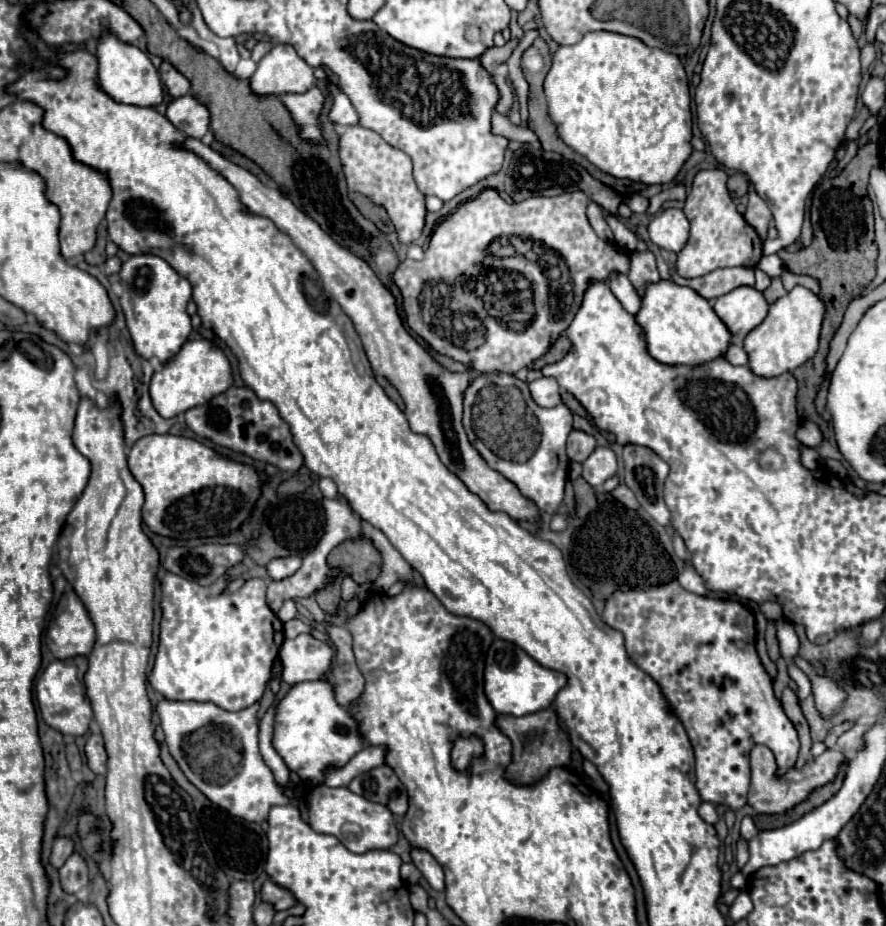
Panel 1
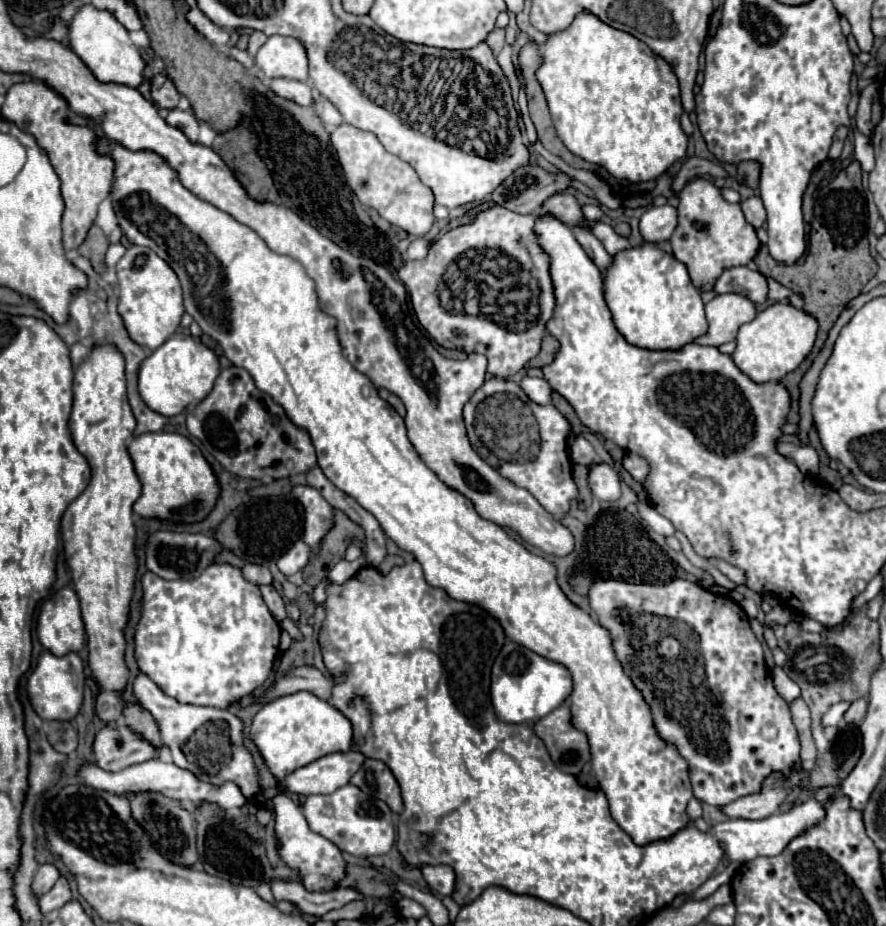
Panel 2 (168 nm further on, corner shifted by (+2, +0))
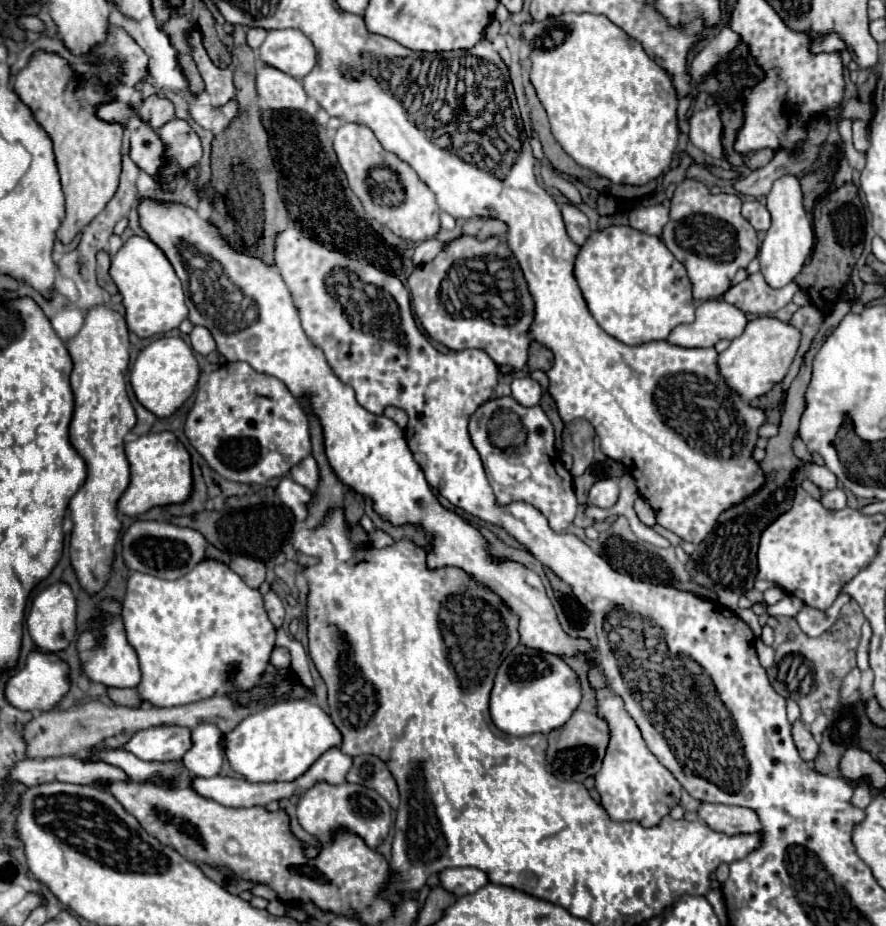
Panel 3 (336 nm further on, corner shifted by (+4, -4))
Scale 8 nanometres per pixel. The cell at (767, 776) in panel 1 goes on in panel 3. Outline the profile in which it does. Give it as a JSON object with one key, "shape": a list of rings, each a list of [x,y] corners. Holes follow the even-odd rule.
{"shape":[[[701,803],[697,815],[713,829],[725,835],[739,833],[757,833],[761,829],[759,817],[755,811],[745,807],[727,807],[715,803]]]}

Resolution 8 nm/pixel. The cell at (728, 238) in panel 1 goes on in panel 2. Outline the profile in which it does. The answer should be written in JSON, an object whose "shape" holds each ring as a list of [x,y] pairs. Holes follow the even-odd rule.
{"shape":[[[693,179],[679,193],[679,225],[671,237],[675,259],[679,259],[701,291],[709,291],[723,269],[747,265],[759,251],[759,239],[751,223],[743,217],[739,205],[731,205],[723,199],[721,189],[707,179]]]}

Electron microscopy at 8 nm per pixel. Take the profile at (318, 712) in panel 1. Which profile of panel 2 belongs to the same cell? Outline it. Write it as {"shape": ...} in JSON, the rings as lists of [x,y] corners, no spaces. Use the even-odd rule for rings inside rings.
{"shape":[[[297,691],[295,695],[283,695],[267,703],[253,719],[251,737],[273,777],[283,779],[291,771],[305,767],[323,755],[349,751],[353,729],[351,721],[339,709],[309,691]]]}

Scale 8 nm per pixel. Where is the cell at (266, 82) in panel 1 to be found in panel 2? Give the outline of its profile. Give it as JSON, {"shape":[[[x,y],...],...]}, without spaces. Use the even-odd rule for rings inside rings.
{"shape":[[[273,35],[267,43],[257,51],[255,65],[263,71],[267,79],[295,79],[307,81],[307,53],[301,41],[295,37]]]}

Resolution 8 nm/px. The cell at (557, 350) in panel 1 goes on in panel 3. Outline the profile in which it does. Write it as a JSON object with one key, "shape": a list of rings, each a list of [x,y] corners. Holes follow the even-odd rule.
{"shape":[[[533,341],[531,347],[529,347],[529,359],[527,359],[529,371],[535,371],[535,369],[549,371],[551,365],[553,365],[553,353],[547,347],[543,347],[537,341]]]}

